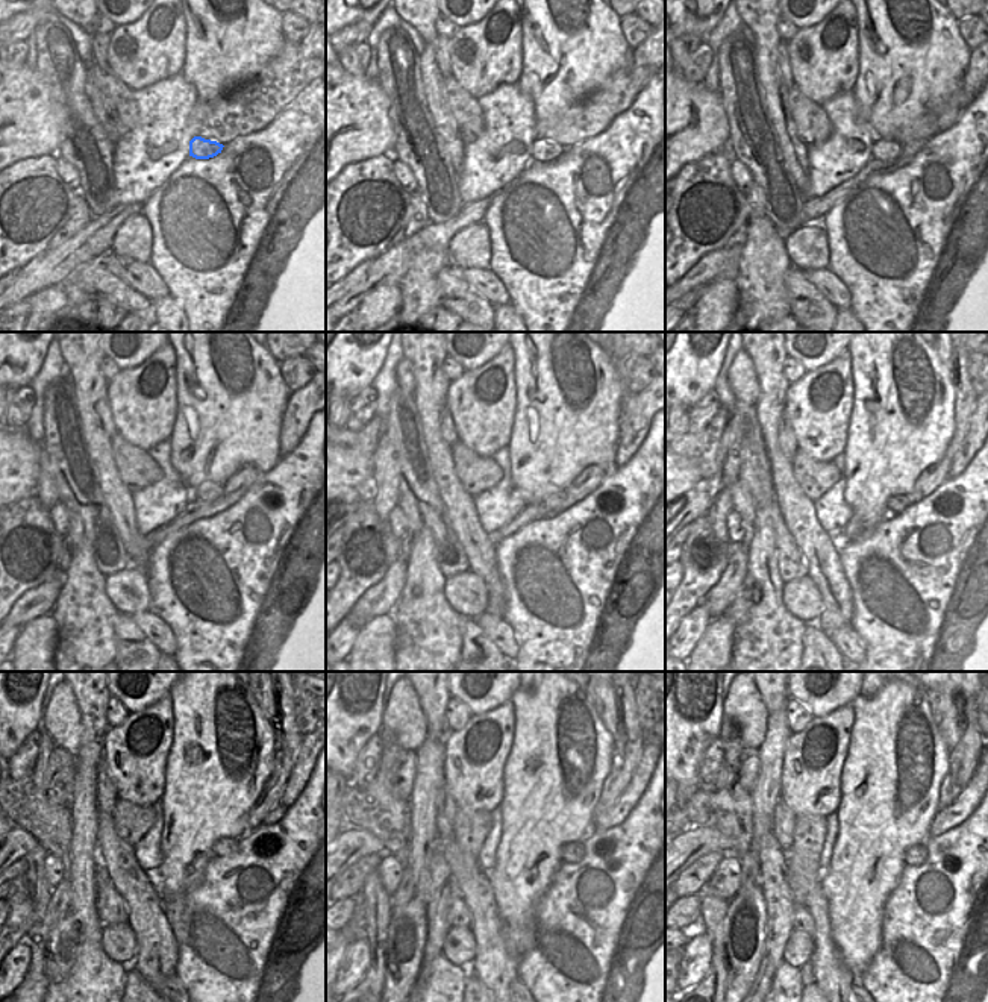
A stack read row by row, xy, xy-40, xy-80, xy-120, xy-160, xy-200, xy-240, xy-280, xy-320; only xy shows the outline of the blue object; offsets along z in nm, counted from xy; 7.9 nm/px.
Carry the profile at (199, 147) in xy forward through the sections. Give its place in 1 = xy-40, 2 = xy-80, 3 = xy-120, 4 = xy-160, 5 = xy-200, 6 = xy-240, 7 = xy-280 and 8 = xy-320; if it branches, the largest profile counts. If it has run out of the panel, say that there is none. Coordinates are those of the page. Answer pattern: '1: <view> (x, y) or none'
1: xy-40 (543, 150)
2: xy-80 (882, 149)
3: xy-120 (208, 490)
4: xy-160 (553, 502)
5: xy-200 (897, 504)
6: xy-240 (223, 846)
7: xy-280 (570, 852)
8: xy-320 (916, 855)

